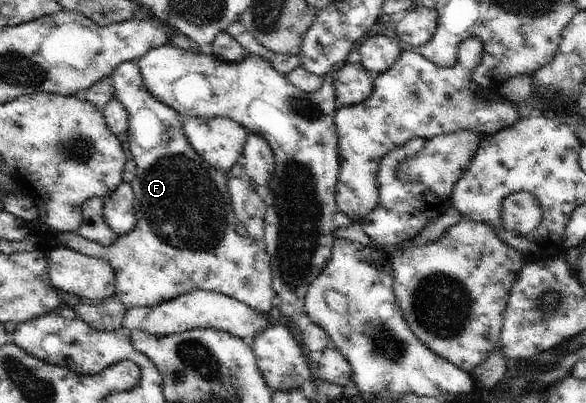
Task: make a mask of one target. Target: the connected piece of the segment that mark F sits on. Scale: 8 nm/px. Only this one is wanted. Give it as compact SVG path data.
M134 60L121 63L112 72L112 81L115 97L126 107L129 115L127 133L123 138L129 143L137 169L136 177L130 183L134 192L136 224L130 233L118 235L116 243L112 245L100 245L70 231L53 232L56 241L84 255L106 259L116 275L116 293L110 299L120 301L124 305L154 307L162 301L170 301L178 295L203 288L234 297L256 311L269 312L274 298L277 297L272 287L270 255L266 251L264 241L254 241L252 237L243 237L236 232L237 219L227 186L229 173L212 167L192 149L184 135L184 120L180 113L174 107L160 103L146 89L140 75L140 67Z

